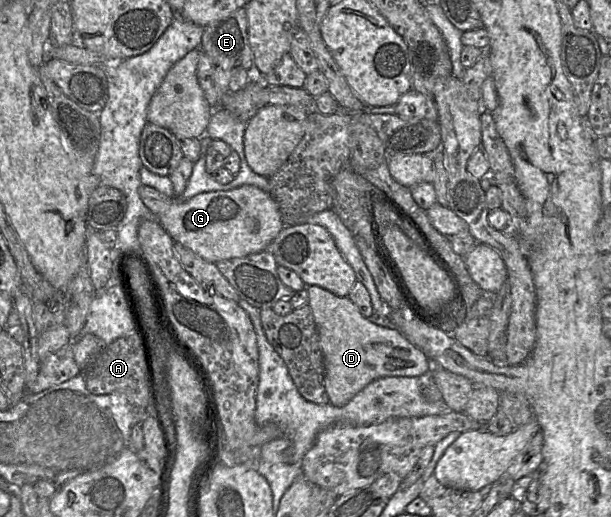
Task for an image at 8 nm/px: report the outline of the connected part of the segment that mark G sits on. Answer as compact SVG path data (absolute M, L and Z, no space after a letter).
M143 184L139 186L138 194L144 205L152 212L174 242L181 243L211 263L232 258L243 258L266 250L285 227L280 208L271 194L251 185L242 185L231 190L203 192L188 200L168 197L157 189Z

